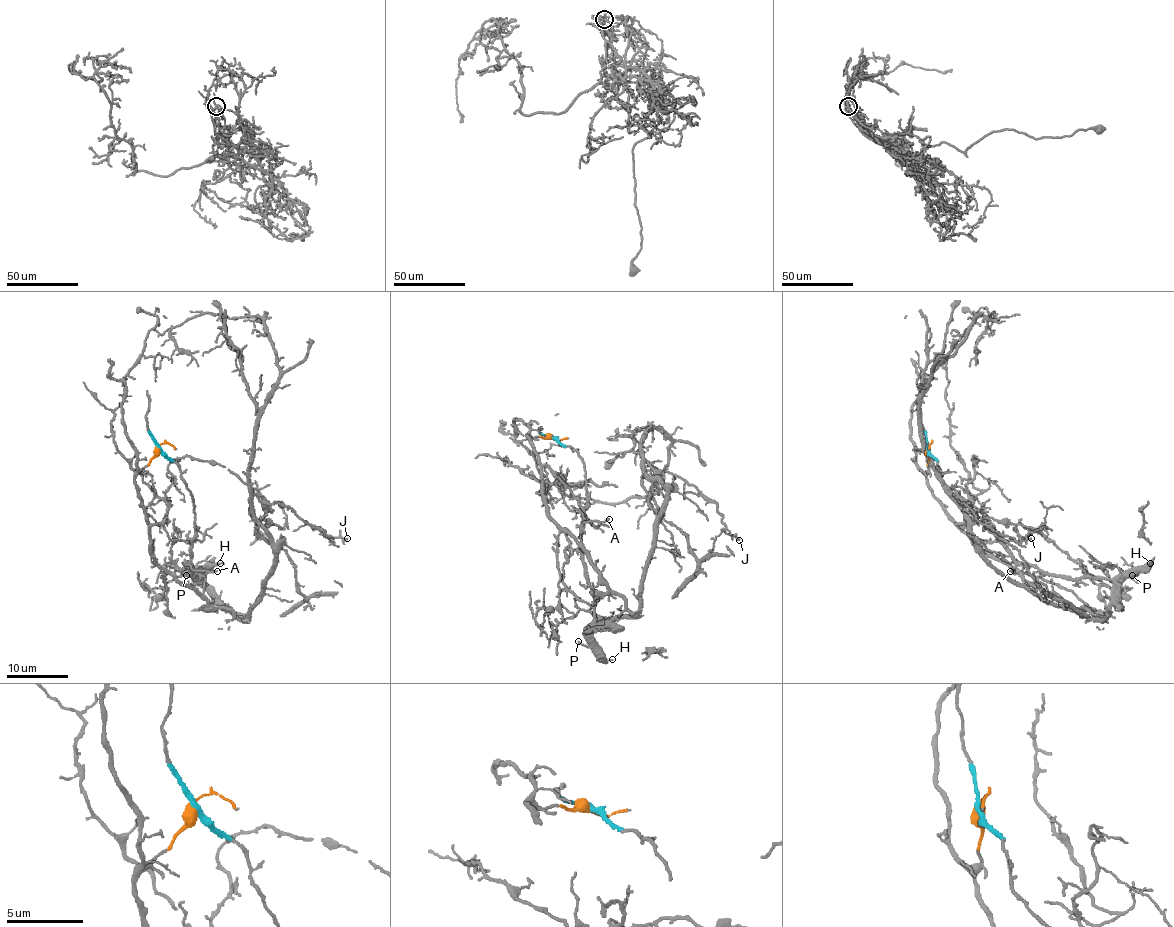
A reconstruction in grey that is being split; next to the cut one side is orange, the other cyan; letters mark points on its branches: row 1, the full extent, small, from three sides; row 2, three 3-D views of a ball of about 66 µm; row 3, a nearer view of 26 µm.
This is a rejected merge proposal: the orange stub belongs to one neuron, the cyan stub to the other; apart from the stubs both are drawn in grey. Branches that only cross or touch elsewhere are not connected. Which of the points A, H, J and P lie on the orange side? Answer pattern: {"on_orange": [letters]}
{"on_orange": ["J"]}

